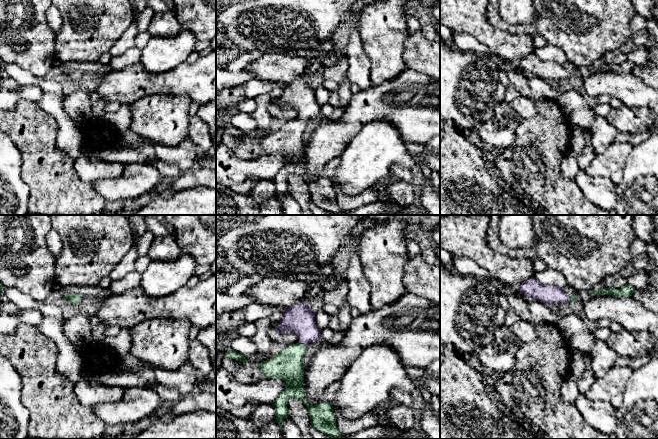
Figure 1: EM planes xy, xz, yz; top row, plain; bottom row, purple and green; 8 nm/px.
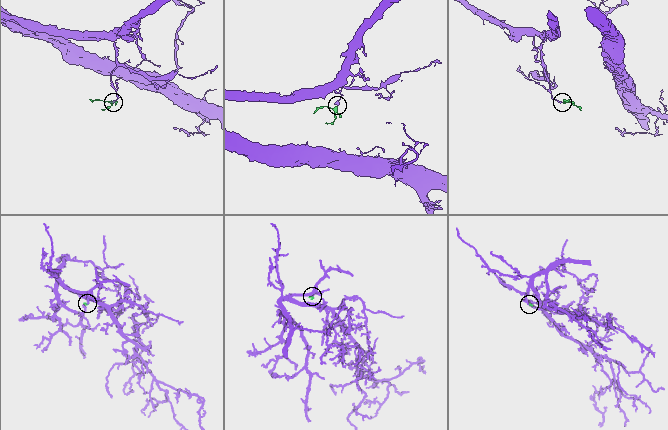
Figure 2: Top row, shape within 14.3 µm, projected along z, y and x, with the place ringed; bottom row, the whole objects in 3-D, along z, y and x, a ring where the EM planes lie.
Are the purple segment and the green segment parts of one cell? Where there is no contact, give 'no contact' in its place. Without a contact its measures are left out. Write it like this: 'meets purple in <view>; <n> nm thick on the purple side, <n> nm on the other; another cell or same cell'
meets purple in xz; 240 nm thick on the purple side, 240 nm on the other; same cell

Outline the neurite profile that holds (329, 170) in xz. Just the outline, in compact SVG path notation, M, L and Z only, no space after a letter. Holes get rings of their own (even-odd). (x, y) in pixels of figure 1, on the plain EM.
M340 157L332 159L323 169L322 178L331 179L340 163Z

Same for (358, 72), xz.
M349 27L349 41L346 46L348 58L347 76L351 84L360 90L367 90L373 86L370 78L371 62L365 53L357 27Z

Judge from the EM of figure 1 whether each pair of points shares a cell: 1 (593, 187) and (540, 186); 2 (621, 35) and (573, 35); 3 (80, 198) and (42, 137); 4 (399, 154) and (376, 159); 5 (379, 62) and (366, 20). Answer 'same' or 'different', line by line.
1: different
2: same
3: same
4: same
5: same

